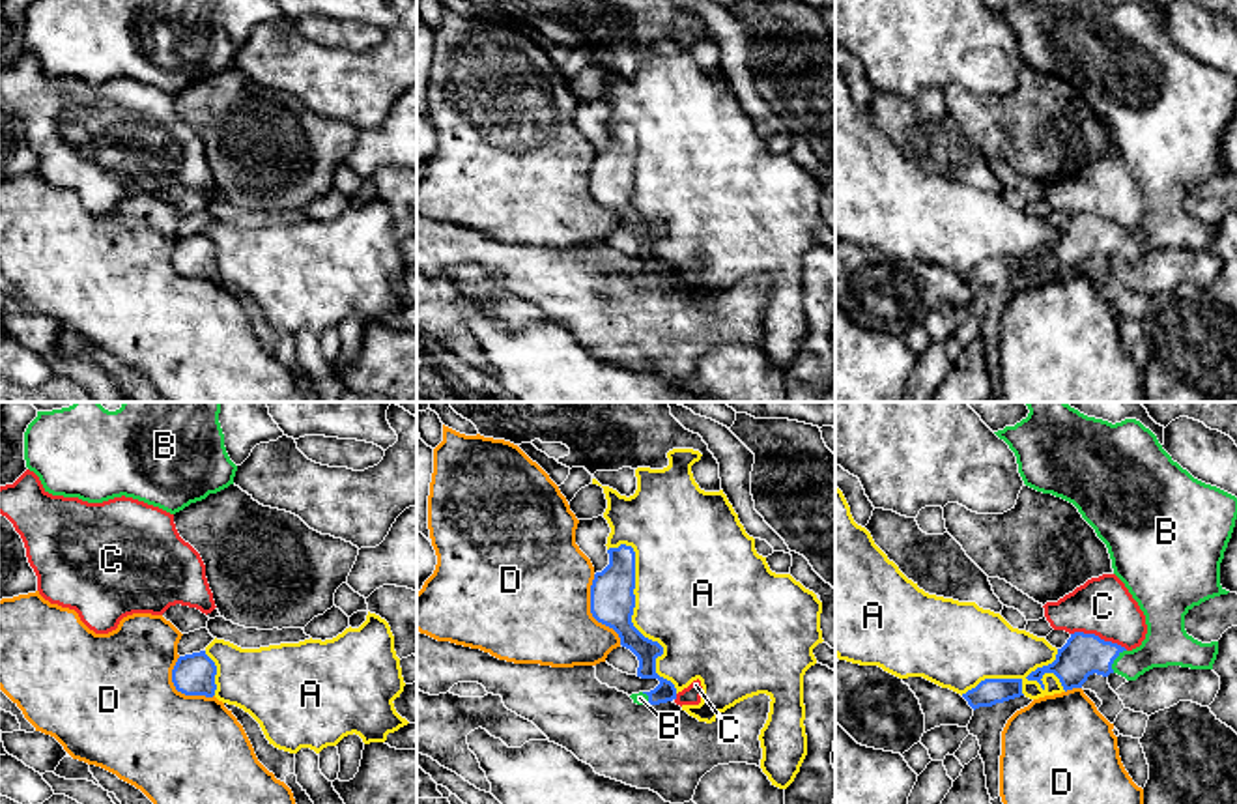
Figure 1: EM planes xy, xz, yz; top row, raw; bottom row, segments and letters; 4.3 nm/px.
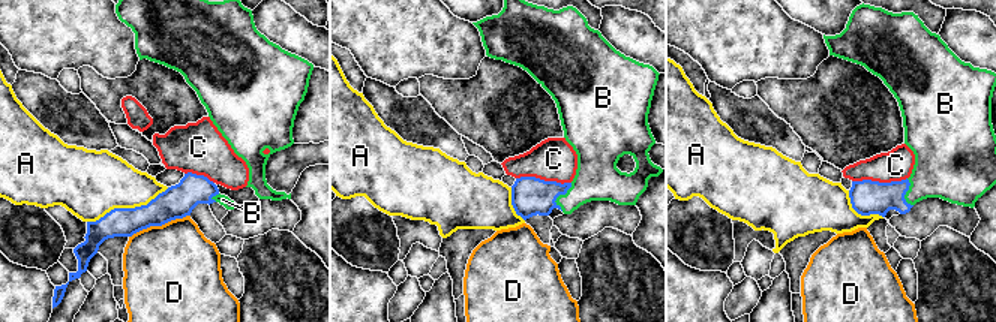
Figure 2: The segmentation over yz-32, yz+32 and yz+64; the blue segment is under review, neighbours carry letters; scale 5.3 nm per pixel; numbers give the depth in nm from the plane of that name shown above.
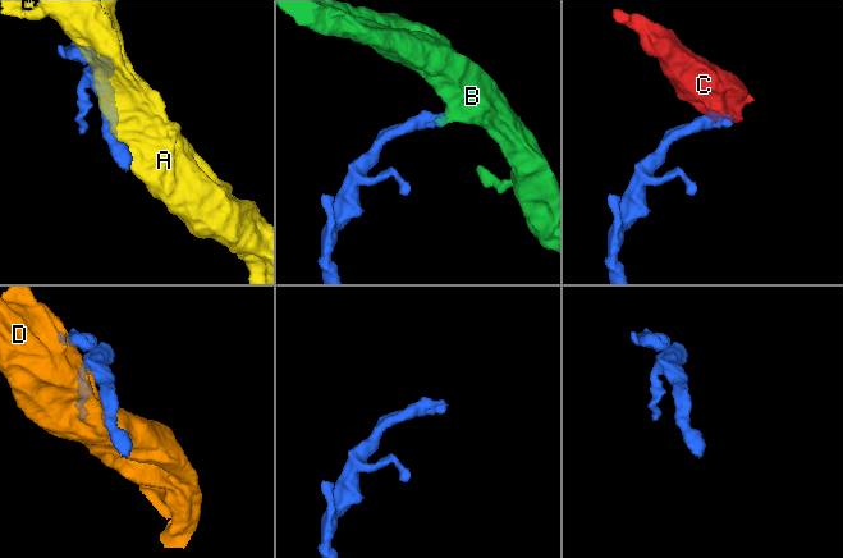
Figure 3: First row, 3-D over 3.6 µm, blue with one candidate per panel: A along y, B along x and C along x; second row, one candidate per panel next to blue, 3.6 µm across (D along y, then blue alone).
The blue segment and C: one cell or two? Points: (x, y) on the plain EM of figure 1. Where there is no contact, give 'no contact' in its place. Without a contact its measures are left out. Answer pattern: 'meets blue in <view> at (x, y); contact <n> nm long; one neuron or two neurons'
meets blue in yz at (1097, 217); contact 260 nm long; two neurons

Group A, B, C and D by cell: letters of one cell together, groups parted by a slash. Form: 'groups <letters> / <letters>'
groups A / B / C / D

